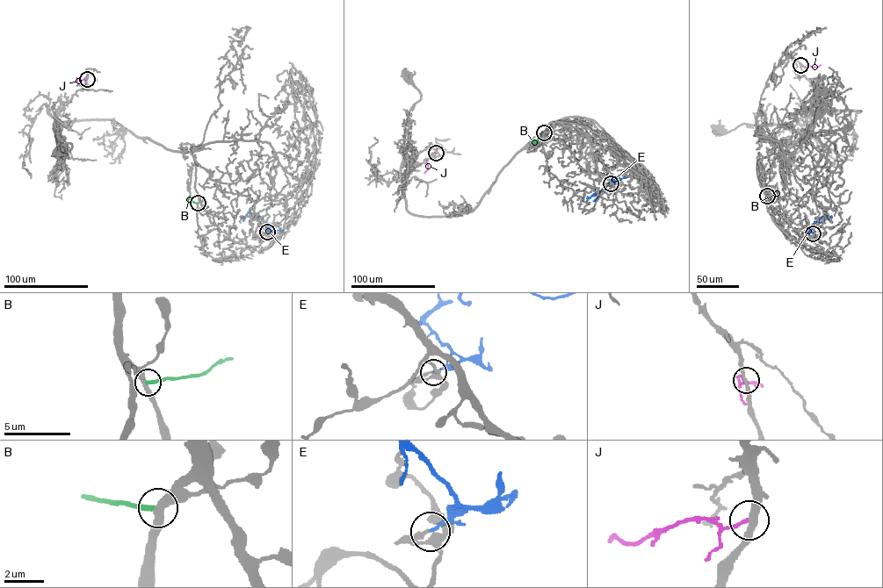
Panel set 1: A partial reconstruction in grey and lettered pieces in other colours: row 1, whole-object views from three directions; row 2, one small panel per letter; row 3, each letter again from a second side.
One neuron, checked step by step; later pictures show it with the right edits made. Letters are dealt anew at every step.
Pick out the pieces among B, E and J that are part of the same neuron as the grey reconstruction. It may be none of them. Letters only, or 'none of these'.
none of these

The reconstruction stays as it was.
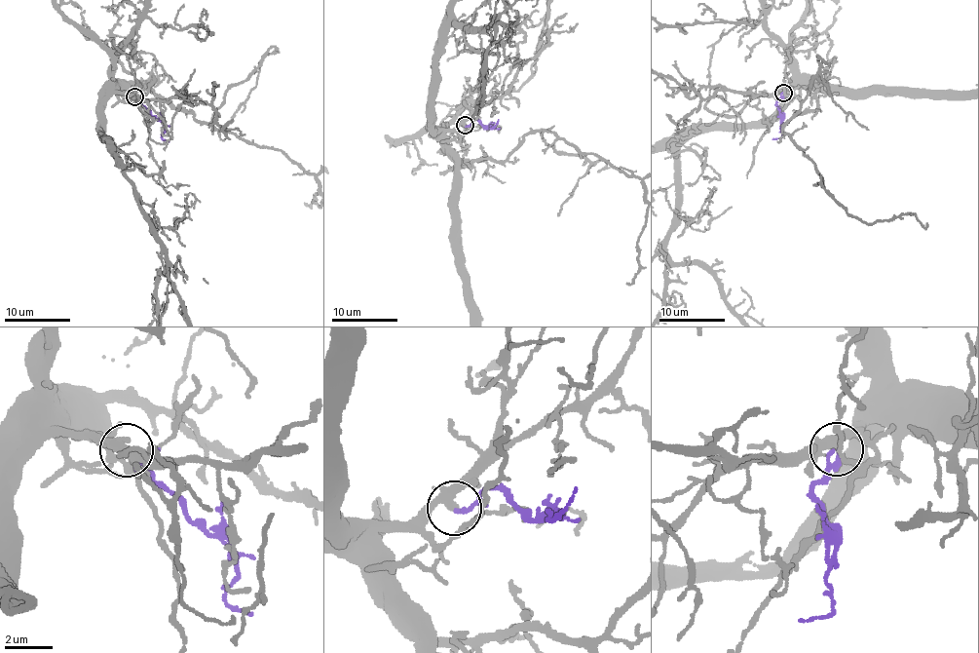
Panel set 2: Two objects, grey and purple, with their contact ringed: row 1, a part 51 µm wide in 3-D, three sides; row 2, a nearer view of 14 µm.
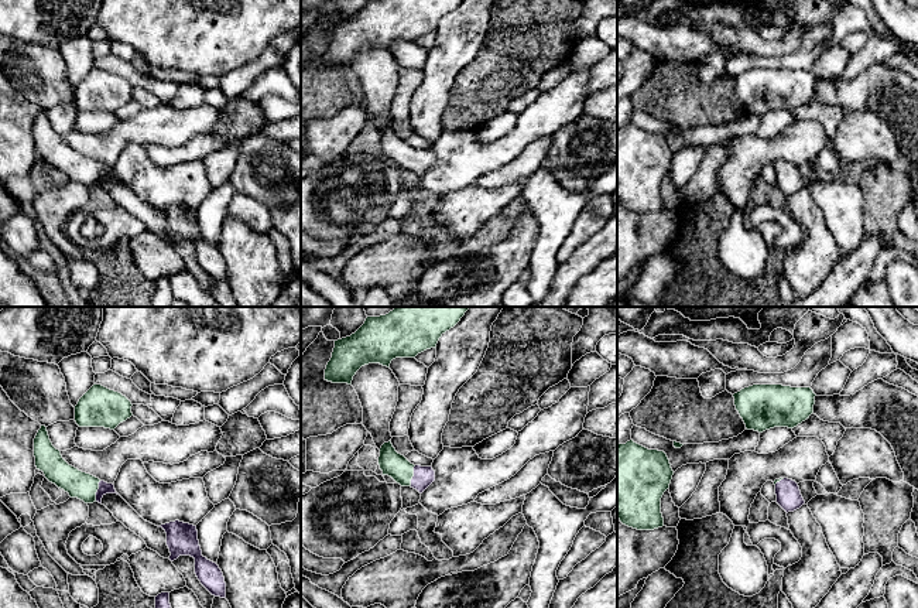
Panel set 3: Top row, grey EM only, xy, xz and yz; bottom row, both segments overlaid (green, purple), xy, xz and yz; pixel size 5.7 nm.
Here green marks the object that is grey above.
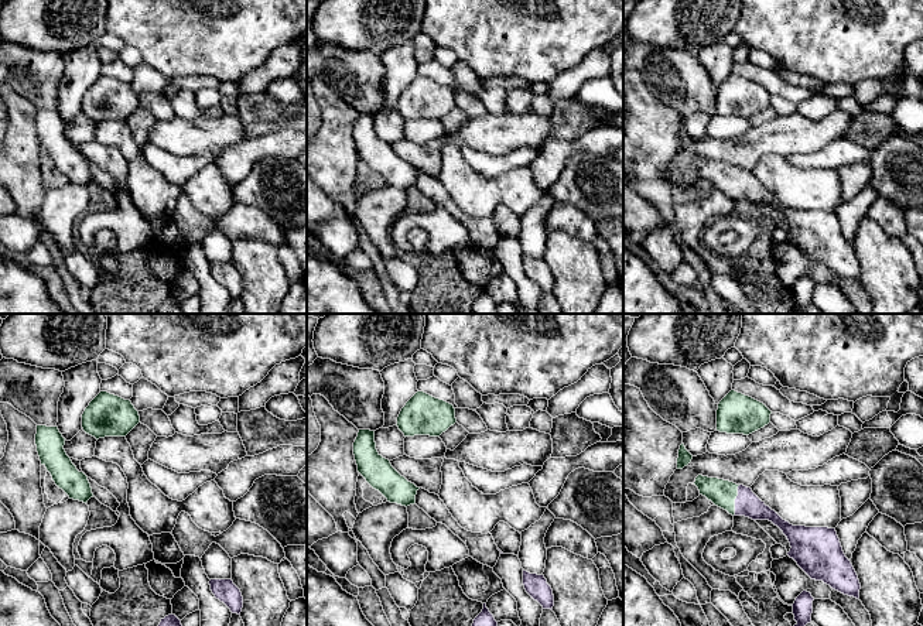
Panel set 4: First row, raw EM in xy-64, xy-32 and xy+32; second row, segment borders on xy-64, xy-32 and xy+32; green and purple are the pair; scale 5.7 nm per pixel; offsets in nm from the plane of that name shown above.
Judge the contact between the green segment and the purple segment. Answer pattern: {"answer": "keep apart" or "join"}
{"answer": "join"}

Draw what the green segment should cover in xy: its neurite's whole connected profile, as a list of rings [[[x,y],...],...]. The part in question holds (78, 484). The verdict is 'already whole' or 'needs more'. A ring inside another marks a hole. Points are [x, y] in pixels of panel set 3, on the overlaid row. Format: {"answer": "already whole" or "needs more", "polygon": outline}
{"answer": "needs more", "polygon": [[[41,426],[34,438],[34,457],[37,469],[42,471],[49,482],[68,492],[71,498],[78,498],[85,503],[102,503],[106,493],[117,493],[113,484],[69,465],[61,451],[52,445],[45,426]]]}

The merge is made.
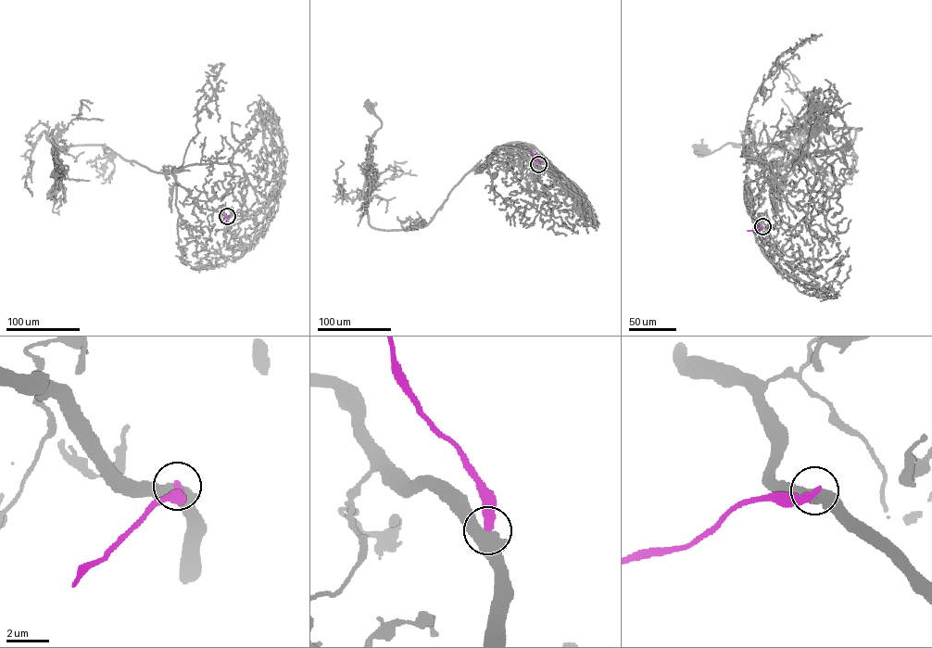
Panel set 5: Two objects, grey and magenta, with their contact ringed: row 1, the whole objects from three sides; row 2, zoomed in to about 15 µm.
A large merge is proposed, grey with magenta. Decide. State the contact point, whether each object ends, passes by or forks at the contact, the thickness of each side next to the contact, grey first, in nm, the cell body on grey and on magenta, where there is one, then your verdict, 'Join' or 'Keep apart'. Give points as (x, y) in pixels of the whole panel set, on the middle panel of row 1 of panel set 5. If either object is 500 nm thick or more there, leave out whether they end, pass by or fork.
Place: (538, 164). Thickness 550 nm (grey) against 400 nm. Soma of grey: (368, 106). Soma of magenta: none. Keep apart

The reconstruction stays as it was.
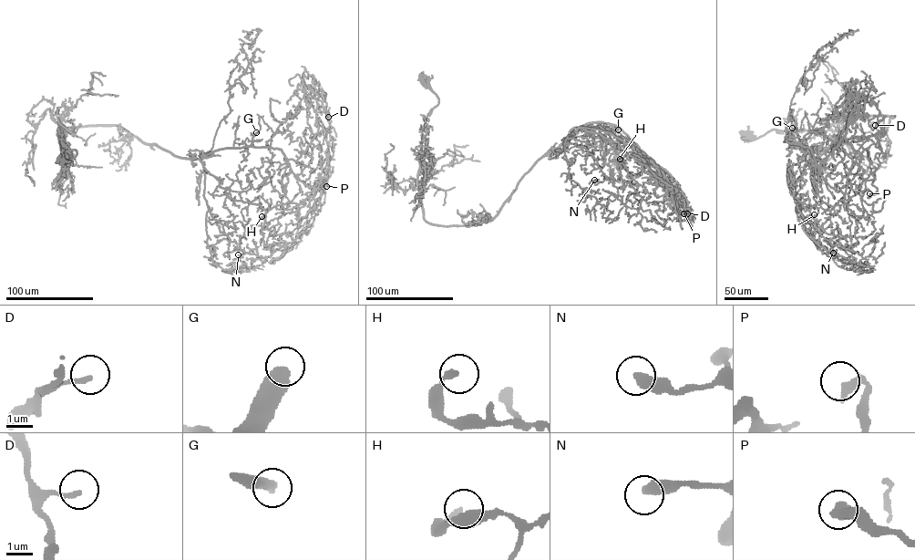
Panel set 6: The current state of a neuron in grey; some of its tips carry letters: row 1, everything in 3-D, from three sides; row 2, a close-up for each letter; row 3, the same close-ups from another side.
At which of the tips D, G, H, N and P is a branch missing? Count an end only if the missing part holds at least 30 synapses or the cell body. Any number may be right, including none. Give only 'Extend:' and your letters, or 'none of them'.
Extend: G

